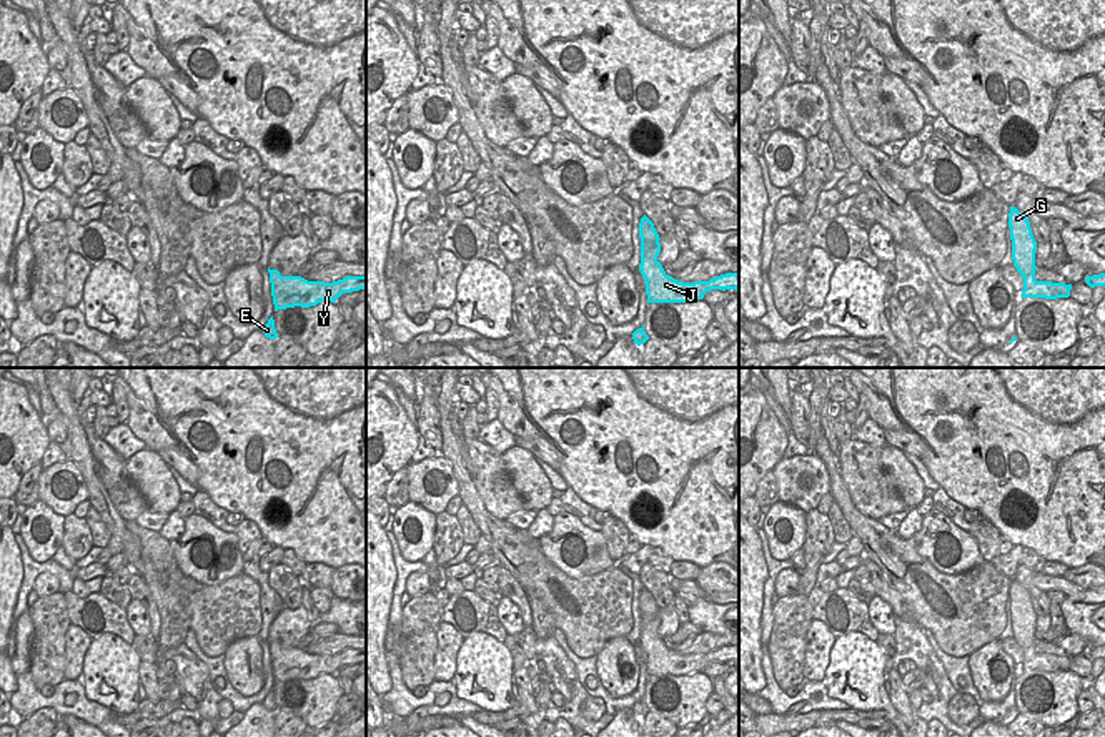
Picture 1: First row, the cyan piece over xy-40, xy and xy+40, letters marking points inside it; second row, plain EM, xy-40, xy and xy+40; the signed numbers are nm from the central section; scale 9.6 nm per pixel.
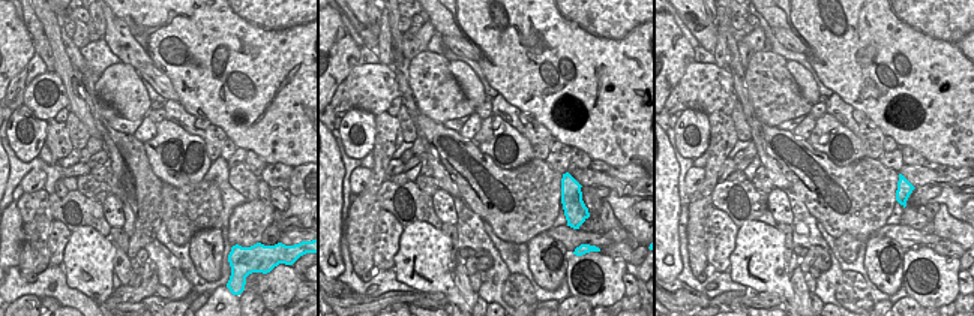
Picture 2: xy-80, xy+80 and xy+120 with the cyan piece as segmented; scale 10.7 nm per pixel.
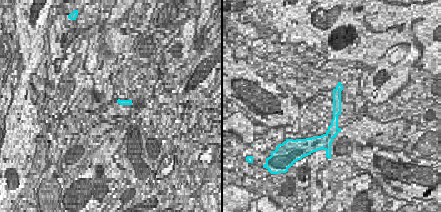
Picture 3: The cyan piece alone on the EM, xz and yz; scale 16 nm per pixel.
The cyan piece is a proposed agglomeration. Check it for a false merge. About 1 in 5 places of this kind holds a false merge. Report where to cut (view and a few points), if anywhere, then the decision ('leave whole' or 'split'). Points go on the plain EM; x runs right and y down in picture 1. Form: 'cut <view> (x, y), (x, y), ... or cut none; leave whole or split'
cut none; leave whole

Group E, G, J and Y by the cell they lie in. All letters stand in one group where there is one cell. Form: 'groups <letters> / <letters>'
groups E G J Y

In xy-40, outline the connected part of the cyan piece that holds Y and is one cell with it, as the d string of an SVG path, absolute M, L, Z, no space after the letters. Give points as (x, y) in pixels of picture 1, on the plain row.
M270 642L271 669L275 684L286 680L310 680L321 674L334 675L343 665L366 662L366 649L346 649L325 655L308 654L301 649L281 649L278 642Z

